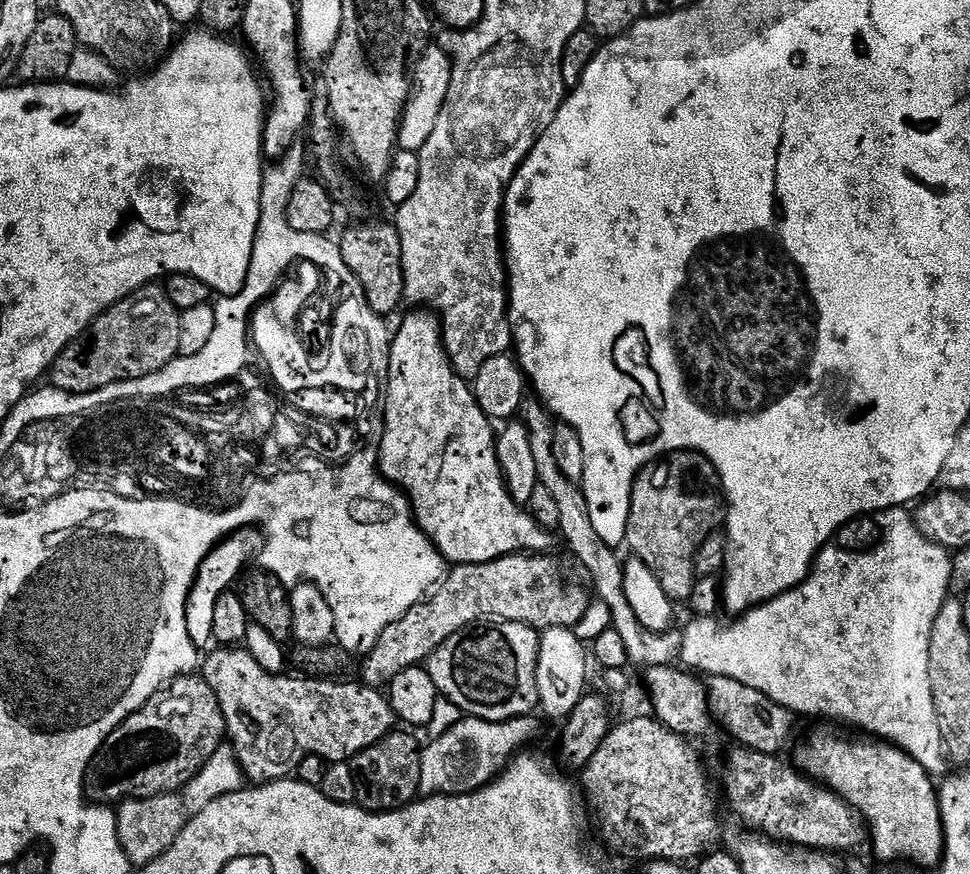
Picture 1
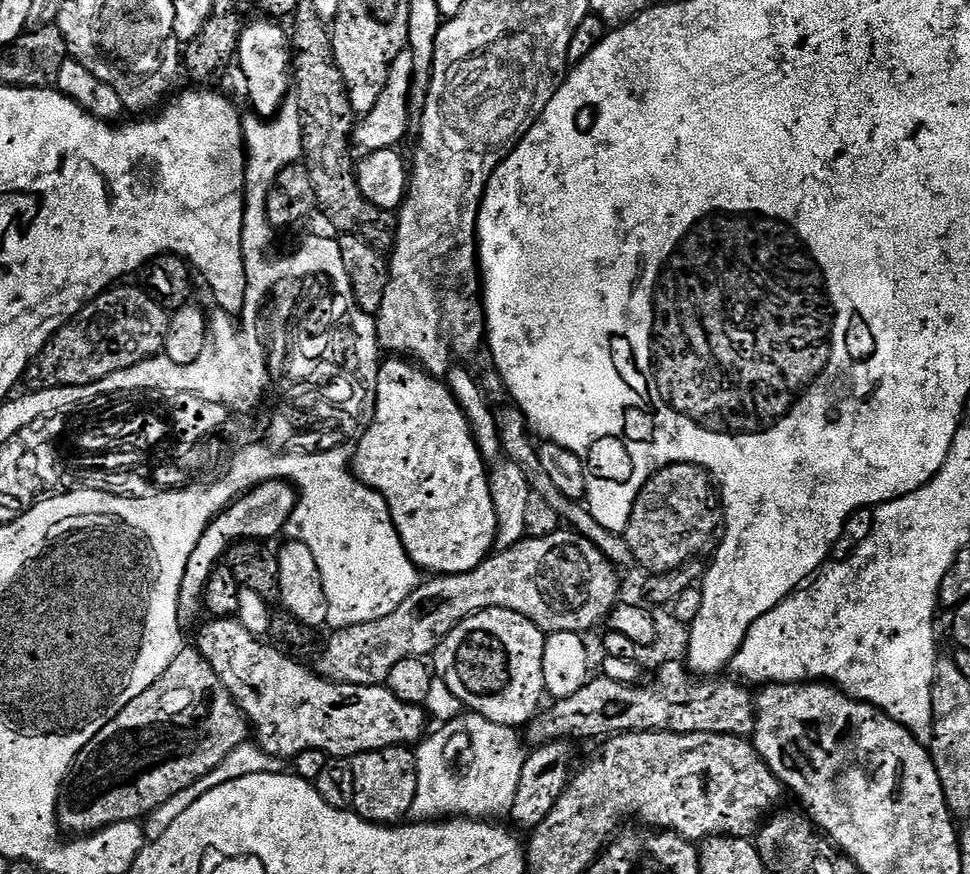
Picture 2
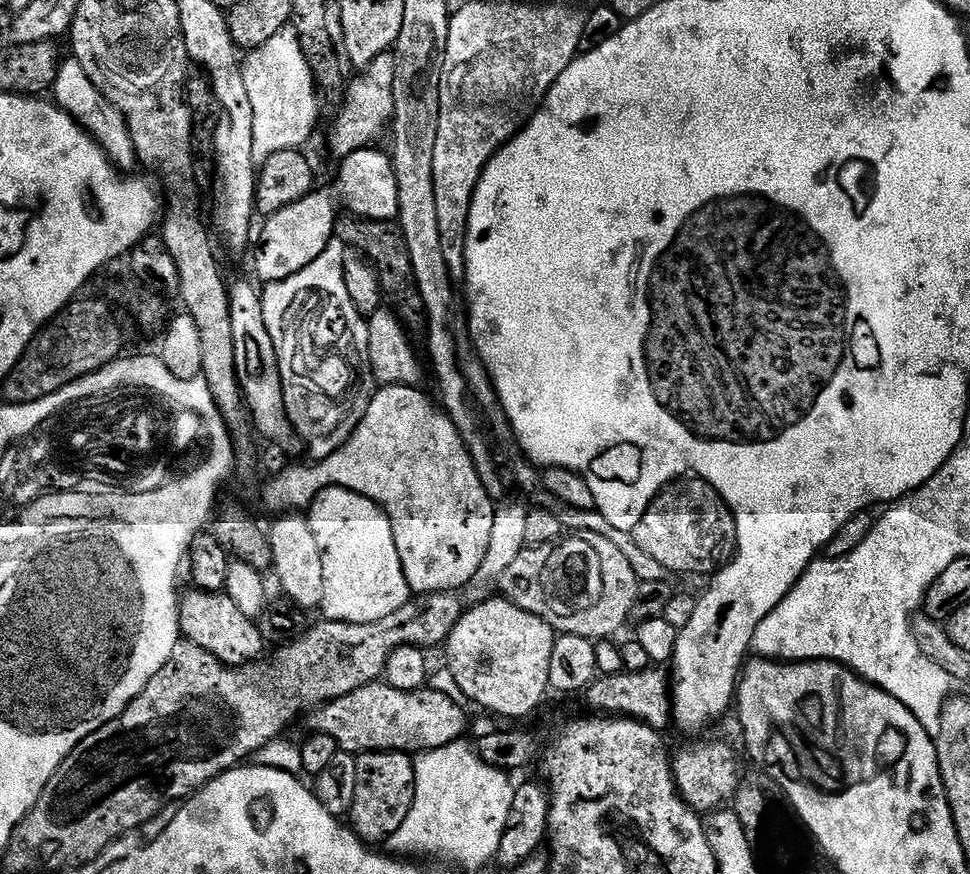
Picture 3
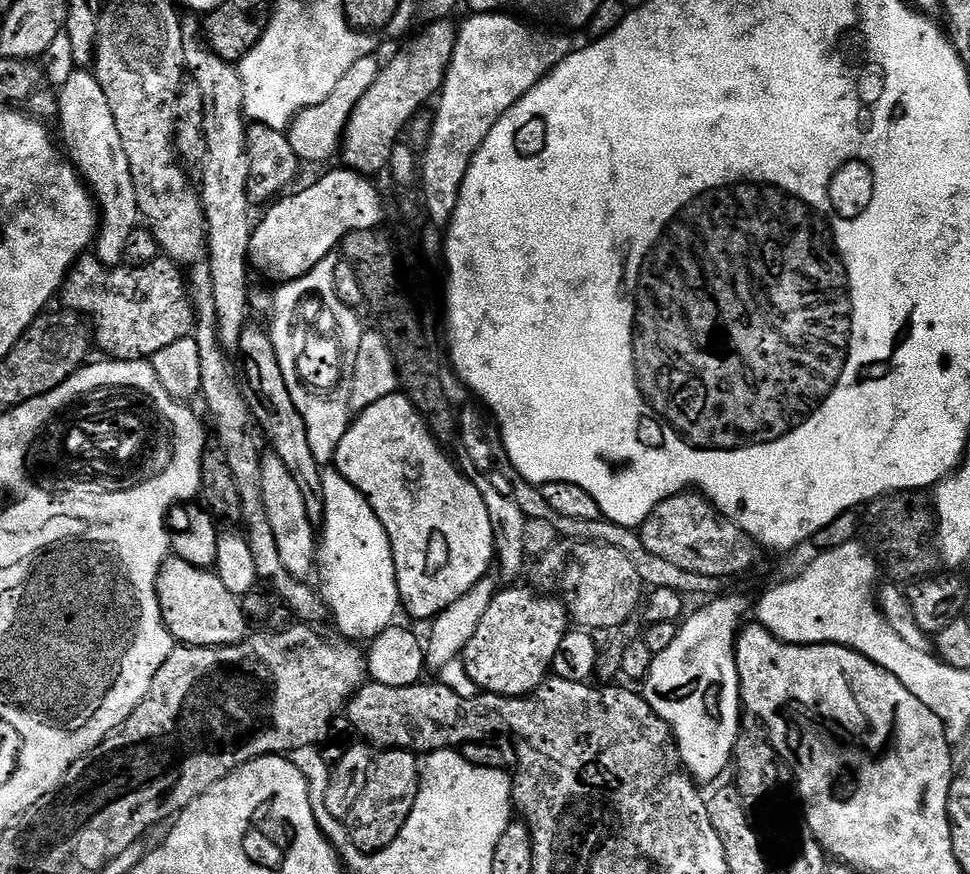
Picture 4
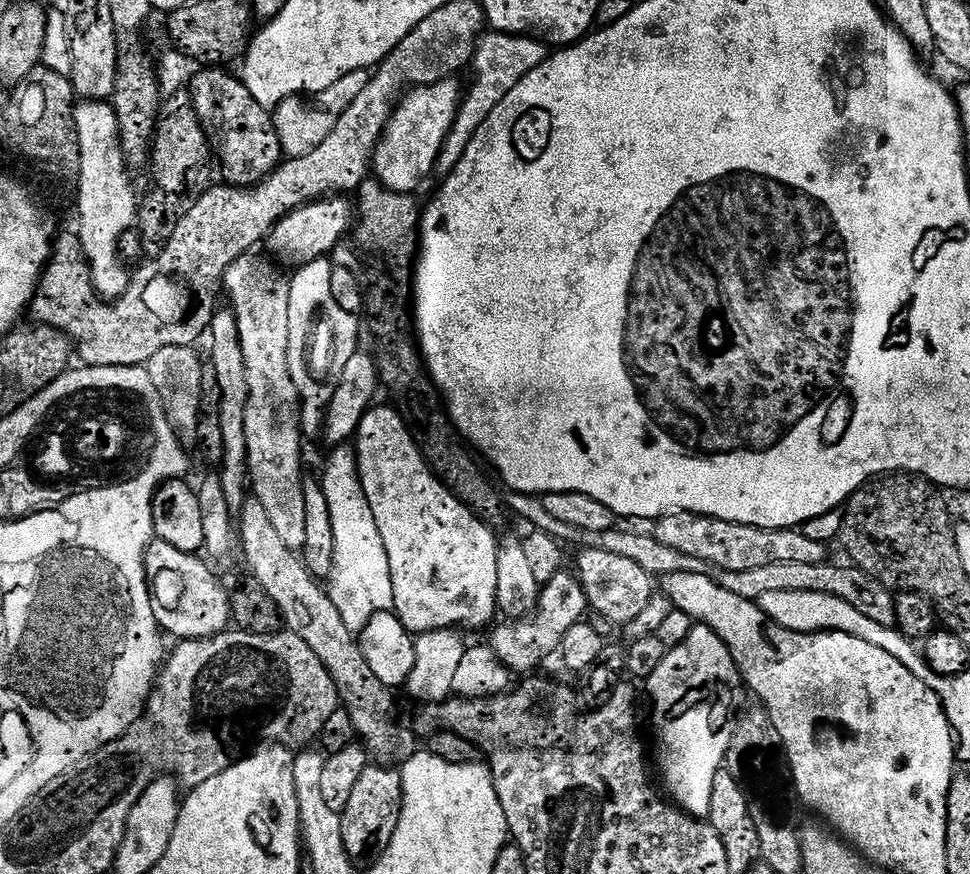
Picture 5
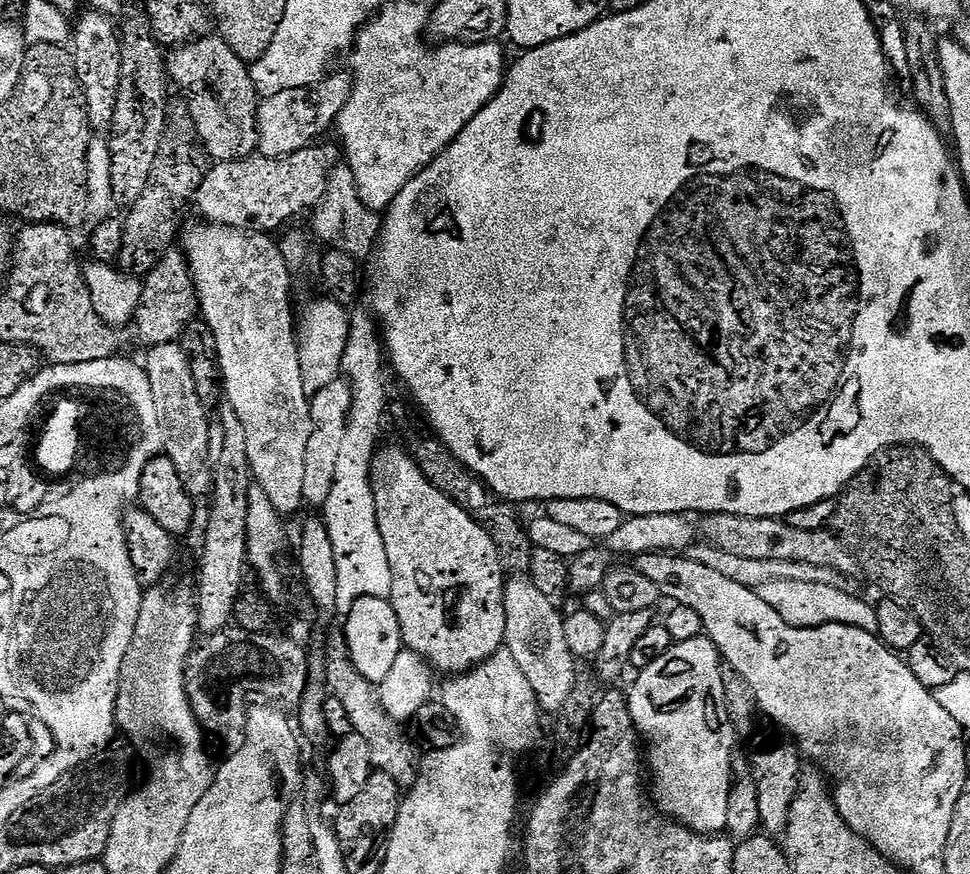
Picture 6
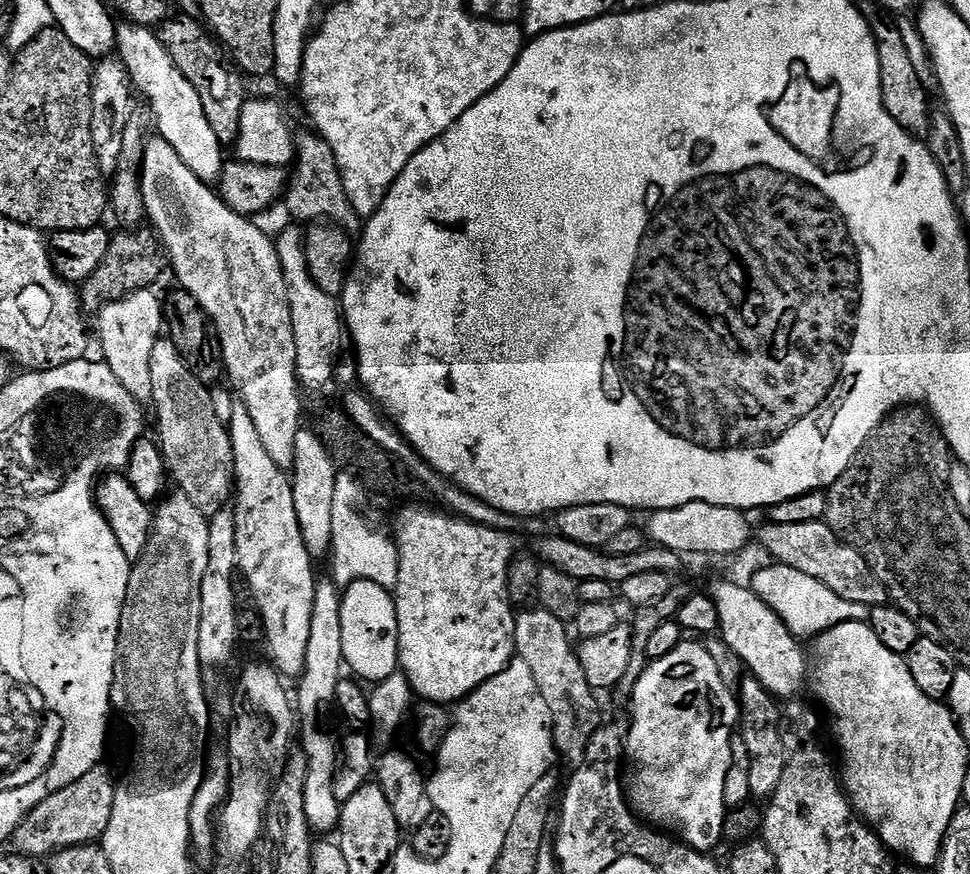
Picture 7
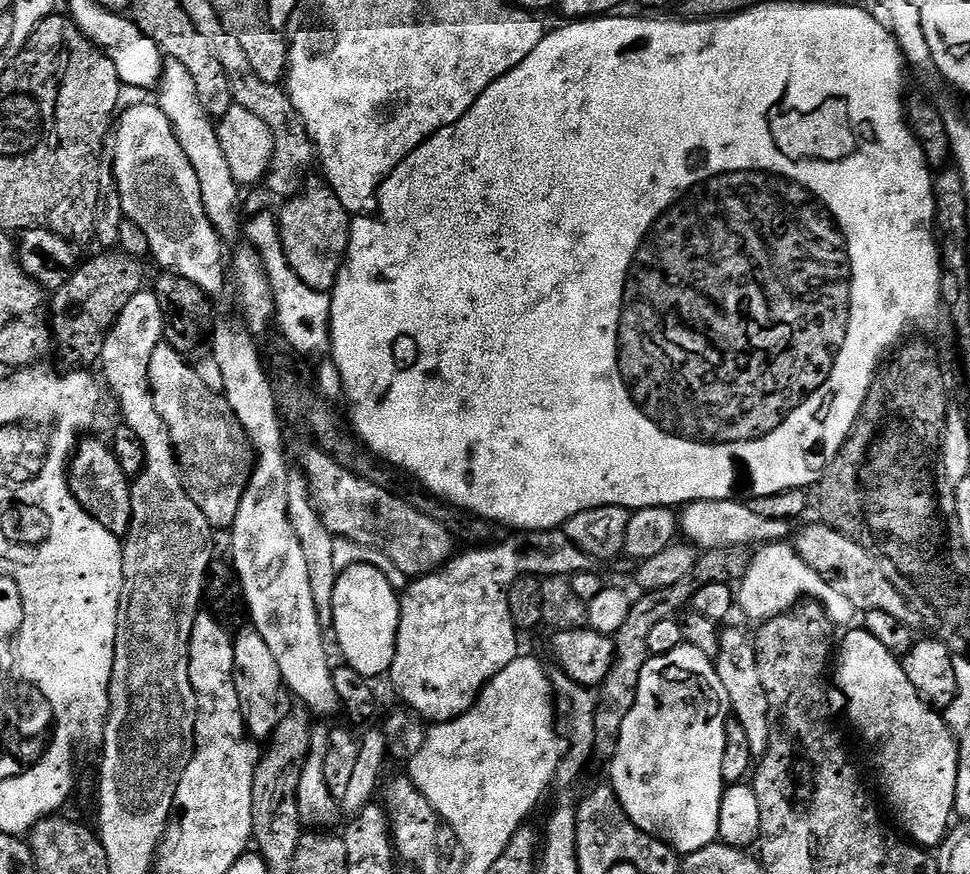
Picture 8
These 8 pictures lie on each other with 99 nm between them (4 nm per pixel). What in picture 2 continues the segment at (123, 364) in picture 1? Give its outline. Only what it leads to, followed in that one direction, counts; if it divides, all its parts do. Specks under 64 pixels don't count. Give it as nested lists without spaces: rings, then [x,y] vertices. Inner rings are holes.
[[[113,286],[95,300],[88,301],[83,310],[76,315],[75,320],[65,324],[52,335],[52,341],[28,366],[26,384],[29,384],[27,386],[29,389],[88,388],[118,370],[138,366],[143,360],[163,353],[164,344],[168,341],[169,309],[158,306],[158,302],[154,302],[154,298],[150,298],[143,287],[124,287]]]

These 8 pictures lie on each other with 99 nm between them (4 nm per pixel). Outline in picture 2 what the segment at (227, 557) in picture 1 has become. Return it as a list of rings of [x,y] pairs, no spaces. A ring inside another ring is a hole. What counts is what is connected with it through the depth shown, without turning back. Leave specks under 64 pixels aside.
[[[268,480],[243,493],[240,499],[224,509],[209,524],[202,538],[198,538],[198,546],[194,546],[190,562],[186,562],[186,574],[182,574],[182,590],[178,590],[178,622],[181,629],[195,629],[201,623],[200,616],[204,612],[204,584],[210,578],[212,569],[227,557],[233,545],[237,542],[272,542],[268,540],[274,539],[279,532],[281,535],[287,529],[288,519],[294,514],[297,499],[297,489],[289,481]]]

